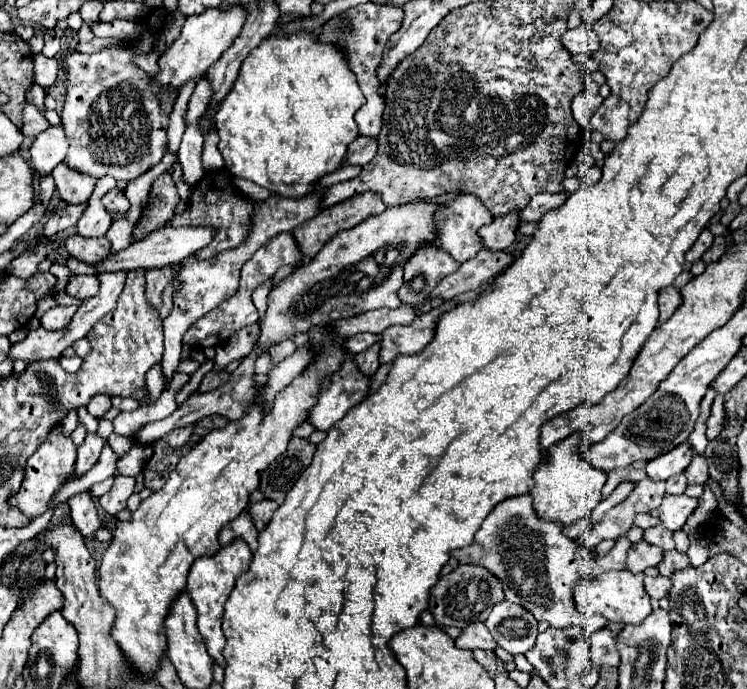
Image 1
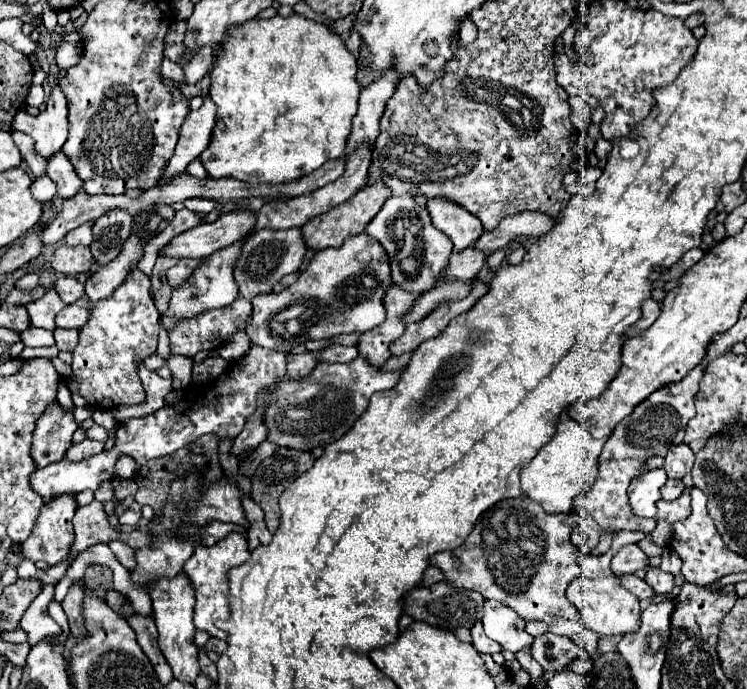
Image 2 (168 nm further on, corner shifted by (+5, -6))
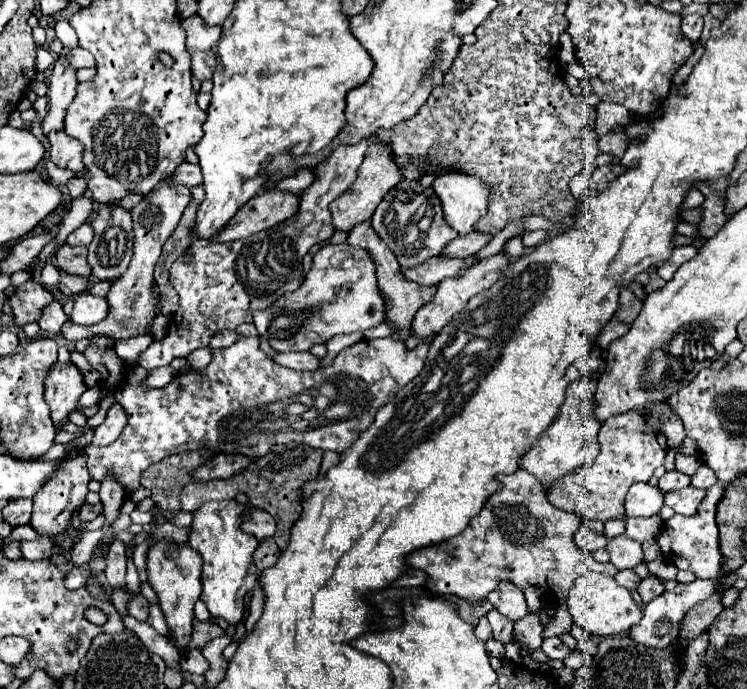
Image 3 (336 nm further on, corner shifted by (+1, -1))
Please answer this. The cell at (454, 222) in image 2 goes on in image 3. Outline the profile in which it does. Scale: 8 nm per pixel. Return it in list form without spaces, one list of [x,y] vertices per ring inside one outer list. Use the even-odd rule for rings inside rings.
[[[443,174],[433,182],[447,224],[465,236],[487,214],[487,188],[473,176]]]

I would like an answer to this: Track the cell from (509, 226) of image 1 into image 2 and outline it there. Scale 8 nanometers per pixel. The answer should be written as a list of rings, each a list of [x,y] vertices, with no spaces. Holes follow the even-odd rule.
[[[473,247],[463,249],[459,253],[451,253],[447,273],[441,281],[471,281],[485,265],[485,257],[487,253],[481,253]]]

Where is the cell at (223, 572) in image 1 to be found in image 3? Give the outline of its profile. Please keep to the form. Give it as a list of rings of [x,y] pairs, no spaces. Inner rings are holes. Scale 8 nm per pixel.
[[[221,500],[221,502],[205,502],[199,510],[195,510],[195,520],[189,528],[193,528],[189,536],[189,546],[201,554],[203,558],[203,592],[201,600],[213,618],[223,618],[229,626],[235,626],[243,618],[245,594],[255,586],[259,570],[253,564],[253,552],[259,546],[259,540],[241,530],[241,514],[251,504],[239,504],[237,500]]]

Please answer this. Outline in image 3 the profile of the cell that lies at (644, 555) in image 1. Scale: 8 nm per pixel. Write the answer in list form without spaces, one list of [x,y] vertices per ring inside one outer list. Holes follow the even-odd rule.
[[[621,534],[615,536],[611,542],[607,542],[605,550],[611,554],[611,564],[615,568],[635,568],[637,564],[643,562],[643,550],[641,542],[631,540],[629,536]]]

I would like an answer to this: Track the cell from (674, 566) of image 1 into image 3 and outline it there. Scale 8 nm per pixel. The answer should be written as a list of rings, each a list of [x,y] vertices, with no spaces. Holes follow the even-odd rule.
[[[647,576],[645,580],[641,580],[639,584],[639,594],[643,596],[643,604],[647,604],[649,600],[653,600],[655,596],[659,596],[661,592],[665,592],[665,586],[663,586],[663,580],[657,578],[657,576]]]

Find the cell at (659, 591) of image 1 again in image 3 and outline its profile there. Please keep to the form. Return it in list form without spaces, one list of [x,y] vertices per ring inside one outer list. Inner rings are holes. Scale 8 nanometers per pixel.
[[[619,570],[615,574],[615,580],[617,580],[617,584],[621,584],[621,586],[625,586],[629,590],[637,590],[637,586],[641,582],[641,578],[633,570]]]

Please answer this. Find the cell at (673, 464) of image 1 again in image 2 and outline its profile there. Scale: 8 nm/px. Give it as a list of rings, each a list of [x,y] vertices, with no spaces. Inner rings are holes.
[[[651,469],[639,477],[635,477],[627,489],[629,505],[633,515],[641,519],[655,519],[657,507],[655,503],[661,499],[661,485],[665,485],[667,473],[665,469]]]

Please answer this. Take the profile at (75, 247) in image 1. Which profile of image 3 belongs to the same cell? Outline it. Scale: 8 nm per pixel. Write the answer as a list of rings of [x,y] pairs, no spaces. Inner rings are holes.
[[[63,244],[63,246],[59,246],[59,250],[55,254],[55,260],[57,260],[57,266],[67,274],[91,276],[89,262],[87,262],[87,246]]]

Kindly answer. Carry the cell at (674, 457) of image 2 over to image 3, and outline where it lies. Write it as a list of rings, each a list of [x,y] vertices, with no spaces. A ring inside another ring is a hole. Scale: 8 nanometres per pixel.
[[[679,418],[669,420],[669,422],[665,424],[665,428],[661,428],[661,432],[665,434],[667,446],[669,446],[671,450],[677,450],[677,448],[683,444],[683,440],[685,440],[685,430],[683,430],[683,424],[681,424]]]

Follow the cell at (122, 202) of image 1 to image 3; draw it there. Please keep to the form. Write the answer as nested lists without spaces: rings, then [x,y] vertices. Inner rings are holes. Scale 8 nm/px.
[[[99,206],[99,216],[91,222],[95,236],[89,244],[89,266],[97,280],[117,280],[131,262],[133,256],[133,224],[129,210],[121,206]]]

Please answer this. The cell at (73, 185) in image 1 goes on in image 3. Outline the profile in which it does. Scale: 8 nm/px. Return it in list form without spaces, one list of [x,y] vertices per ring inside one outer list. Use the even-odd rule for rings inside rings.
[[[53,132],[47,136],[51,142],[51,160],[59,168],[67,168],[73,174],[83,172],[83,148],[79,140],[73,140],[65,132]]]

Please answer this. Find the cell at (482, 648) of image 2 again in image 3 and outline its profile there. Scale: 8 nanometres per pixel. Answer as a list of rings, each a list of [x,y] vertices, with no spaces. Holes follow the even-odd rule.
[[[489,610],[487,620],[489,620],[489,626],[493,630],[495,640],[499,640],[503,644],[513,640],[513,624],[509,624],[509,620],[505,620],[497,610]]]

